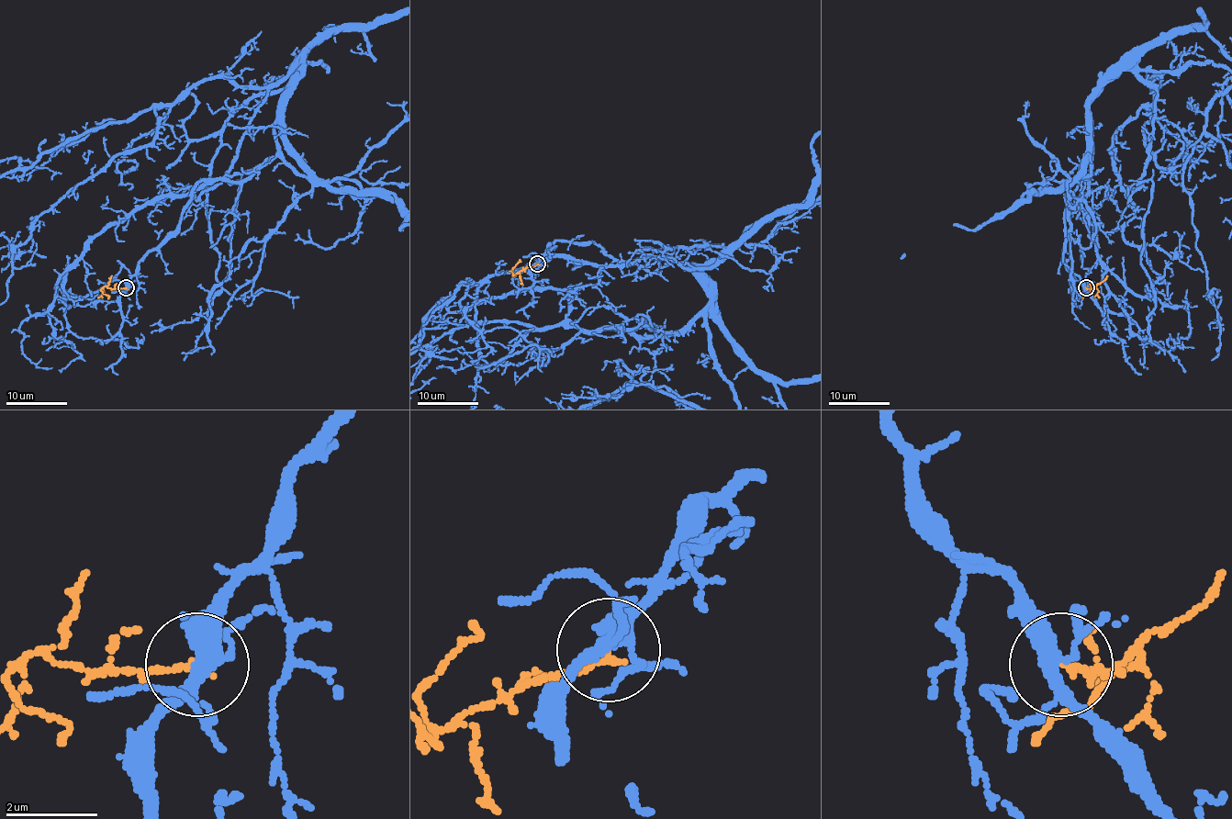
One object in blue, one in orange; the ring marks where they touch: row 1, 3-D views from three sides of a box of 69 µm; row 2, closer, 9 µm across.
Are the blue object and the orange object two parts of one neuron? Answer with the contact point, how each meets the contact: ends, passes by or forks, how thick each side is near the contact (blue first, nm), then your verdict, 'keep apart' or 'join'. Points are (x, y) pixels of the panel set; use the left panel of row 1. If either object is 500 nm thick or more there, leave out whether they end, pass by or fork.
place (126, 287); blue forks; orange ends; calibres 340 and 130 nm; keep apart

